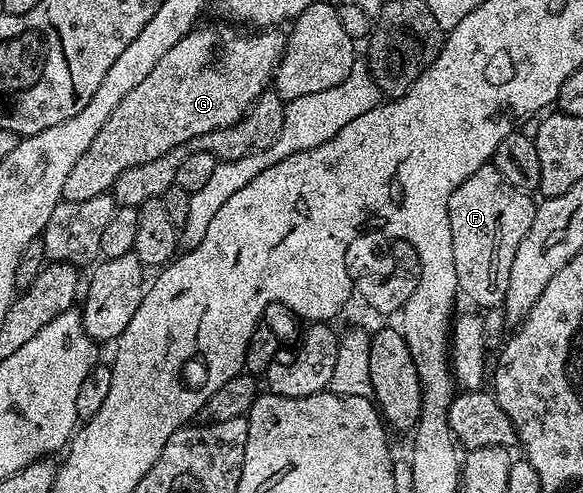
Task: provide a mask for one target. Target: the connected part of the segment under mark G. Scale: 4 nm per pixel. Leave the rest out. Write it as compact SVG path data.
M201 24L192 28L186 36L178 39L178 43L174 43L174 47L170 47L170 51L166 51L166 55L162 55L162 59L158 59L154 71L150 71L150 75L146 75L146 79L142 79L142 83L138 83L138 87L134 87L134 91L130 91L130 95L126 95L126 99L122 99L118 107L114 107L114 115L106 119L106 127L98 131L86 155L82 155L78 163L74 163L70 175L66 175L63 200L94 199L108 193L118 175L122 175L124 171L130 171L132 167L138 167L142 163L150 163L166 155L174 147L188 145L195 137L203 139L231 130L256 104L256 100L269 92L276 69L284 57L285 34L280 34L281 30L276 27L268 27L263 31L245 31L235 24L227 24Z

